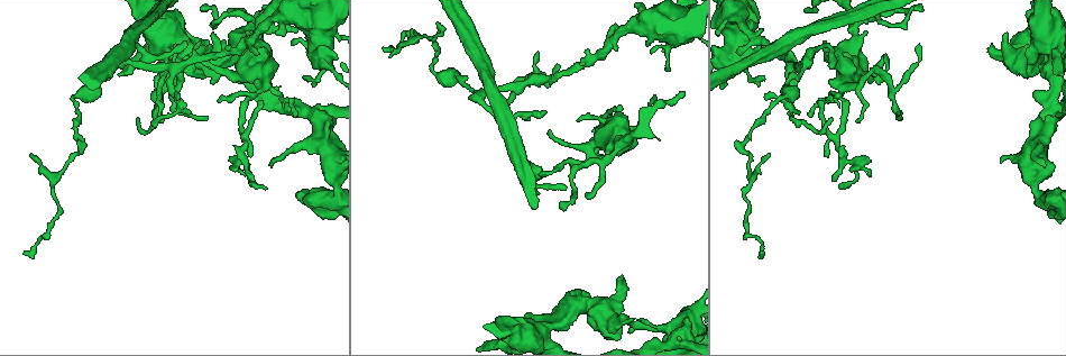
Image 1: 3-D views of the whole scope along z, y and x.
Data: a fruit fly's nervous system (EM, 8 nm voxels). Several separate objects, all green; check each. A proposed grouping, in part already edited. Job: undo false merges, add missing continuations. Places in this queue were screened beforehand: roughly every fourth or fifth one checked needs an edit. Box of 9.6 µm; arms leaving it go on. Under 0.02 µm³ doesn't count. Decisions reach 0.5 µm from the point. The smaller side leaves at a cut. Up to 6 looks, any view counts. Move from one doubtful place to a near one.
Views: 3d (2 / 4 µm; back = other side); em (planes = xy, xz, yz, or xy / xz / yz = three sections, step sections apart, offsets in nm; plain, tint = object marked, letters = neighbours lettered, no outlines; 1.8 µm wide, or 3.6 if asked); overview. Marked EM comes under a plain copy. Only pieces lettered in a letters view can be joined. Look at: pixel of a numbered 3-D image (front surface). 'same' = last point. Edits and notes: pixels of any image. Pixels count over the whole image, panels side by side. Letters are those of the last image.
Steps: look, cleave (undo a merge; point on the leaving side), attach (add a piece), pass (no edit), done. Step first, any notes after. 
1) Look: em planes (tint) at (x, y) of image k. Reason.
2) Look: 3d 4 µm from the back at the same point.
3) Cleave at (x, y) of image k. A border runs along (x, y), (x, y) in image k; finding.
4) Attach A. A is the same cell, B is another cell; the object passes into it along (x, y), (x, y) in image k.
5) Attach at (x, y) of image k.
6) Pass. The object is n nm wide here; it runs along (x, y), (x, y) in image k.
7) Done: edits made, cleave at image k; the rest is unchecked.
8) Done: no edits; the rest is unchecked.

Look: 3d 4 µm at (321, 36) of image 1. Sharp bend.

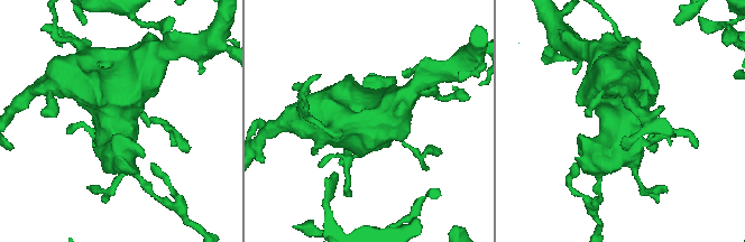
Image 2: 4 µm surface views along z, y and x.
Look: em 3.6 µm planes (letters) at (624, 118) of image 2. Need the tissue.

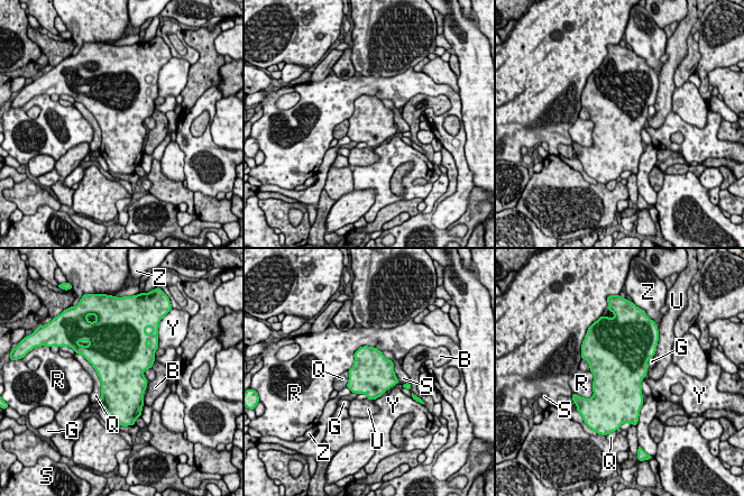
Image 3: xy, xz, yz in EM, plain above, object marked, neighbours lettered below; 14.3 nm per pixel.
Pass. The longest contact is with Q, 700 nm; B, G, Q, R, S, U, Y and Z are other cells; a border runs along (380, 350), (361, 346), (347, 370) in image 3; continuous, no second neuron.

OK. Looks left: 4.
Look: 3d 2 µm at (869, 176) of image 1. Free end.

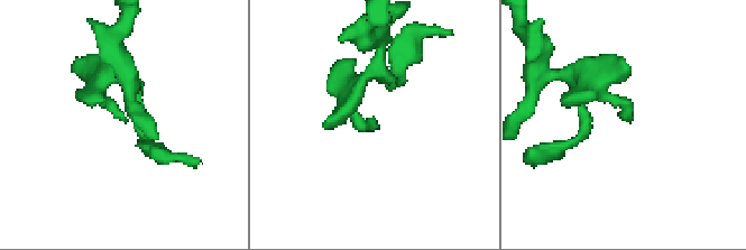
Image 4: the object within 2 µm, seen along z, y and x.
Look: em planes (letters) at (376, 128) of image 4.

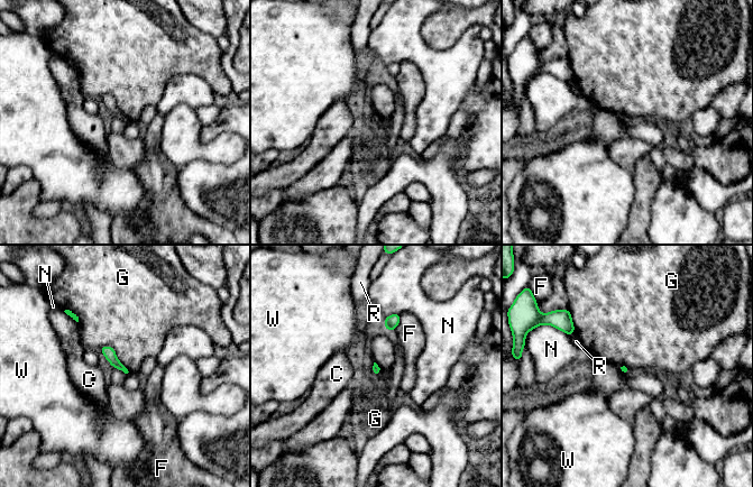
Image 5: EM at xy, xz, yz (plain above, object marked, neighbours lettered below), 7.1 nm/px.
Pass. C, F, G, N, R and W are other cells; none of them fits.

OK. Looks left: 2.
Look: em planes (letters) at (1028, 35) of image 1. Touches itself.

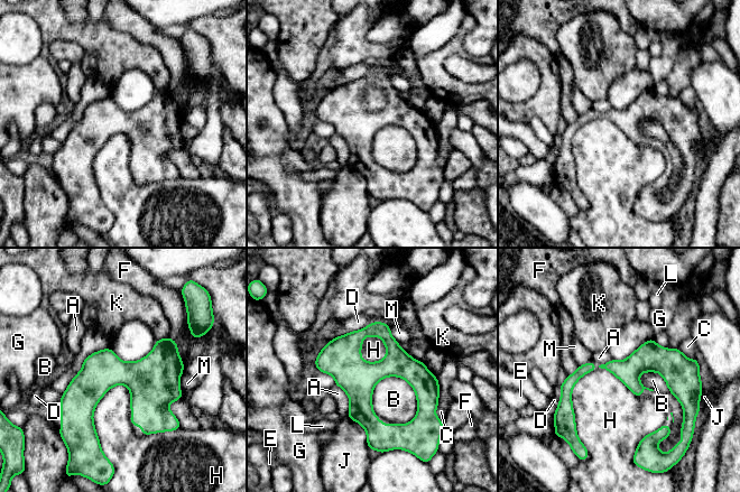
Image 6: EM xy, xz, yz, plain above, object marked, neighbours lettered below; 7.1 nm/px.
Pass. A, B, C, D, E, F, G, H, J, K, L and M are other cells; it runs along (378, 324), (353, 343), (378, 441) in image 6; one neuron here.

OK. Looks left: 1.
Done: no edits; the rest is unchecked.

